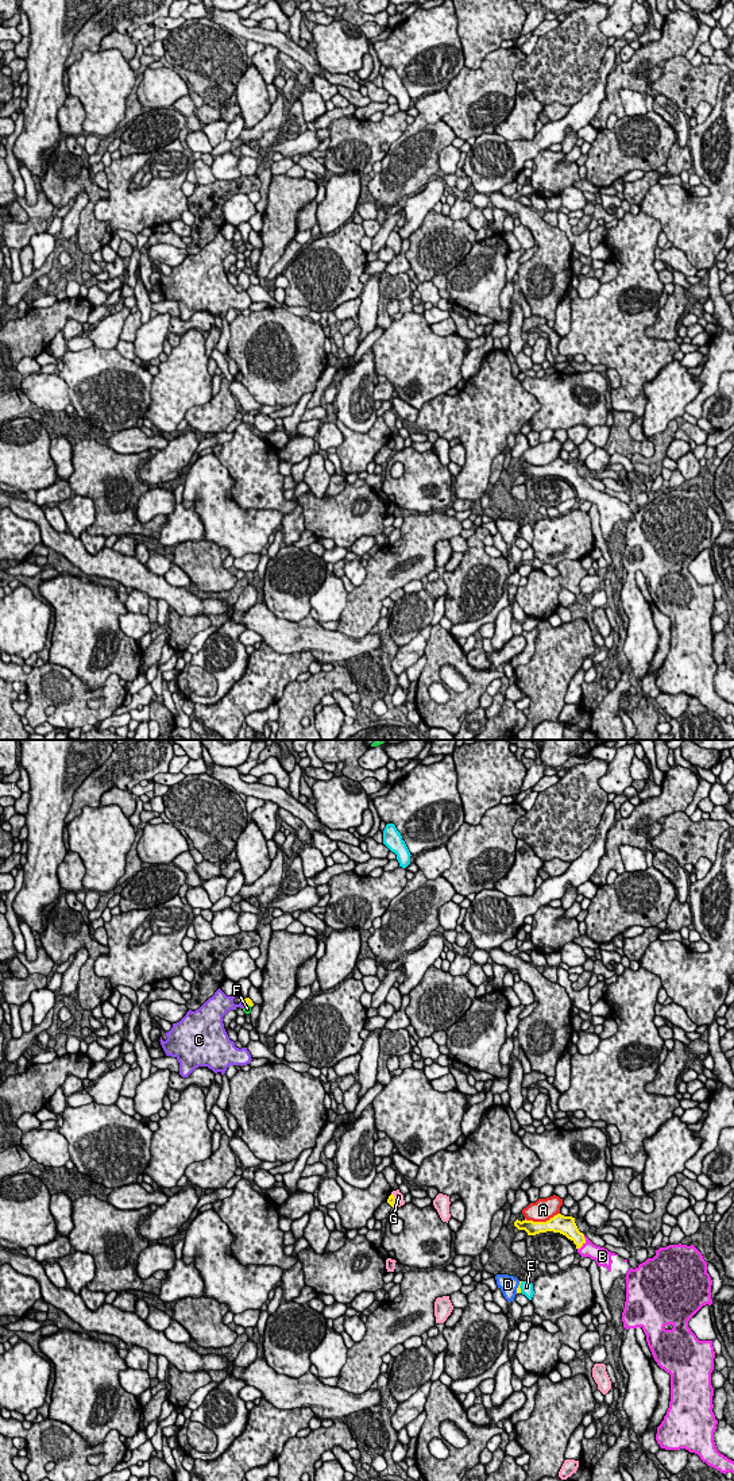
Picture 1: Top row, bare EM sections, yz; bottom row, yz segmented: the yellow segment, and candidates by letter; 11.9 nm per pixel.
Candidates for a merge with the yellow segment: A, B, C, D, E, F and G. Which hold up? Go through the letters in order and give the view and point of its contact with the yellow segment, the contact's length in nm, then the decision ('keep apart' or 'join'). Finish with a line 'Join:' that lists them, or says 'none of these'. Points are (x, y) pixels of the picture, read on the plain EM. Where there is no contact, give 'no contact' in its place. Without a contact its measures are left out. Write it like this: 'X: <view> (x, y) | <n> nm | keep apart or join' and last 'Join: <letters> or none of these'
A: yz (541, 466) | 420 nm | keep apart
B: yz (584, 486) | 190 nm | join
C: yz (246, 246) | 100 nm | keep apart
D: yz (518, 531) | 150 nm | keep apart
E: yz (518, 531) | 150 nm | keep apart
F: yz (250, 249) | 70 nm | keep apart
G: yz (394, 444) | 180 nm | keep apart
Join: B

